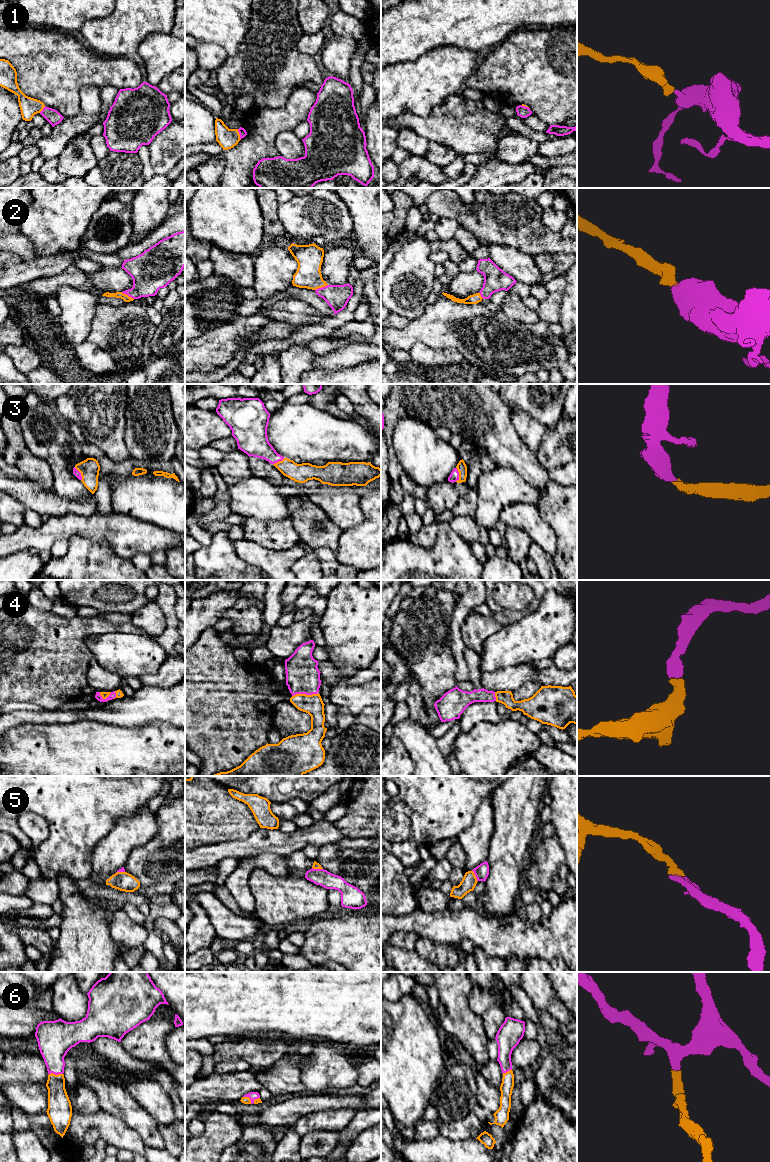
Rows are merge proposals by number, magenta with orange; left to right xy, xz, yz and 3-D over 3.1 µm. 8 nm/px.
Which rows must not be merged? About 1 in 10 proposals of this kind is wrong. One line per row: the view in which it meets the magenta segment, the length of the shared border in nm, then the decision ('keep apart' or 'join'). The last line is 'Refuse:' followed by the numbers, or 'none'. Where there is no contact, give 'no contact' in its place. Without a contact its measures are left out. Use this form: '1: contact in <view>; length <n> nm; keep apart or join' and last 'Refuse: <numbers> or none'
1: contact in xz; length 90 nm; join
2: contact in xz; length 120 nm; join
3: contact in yz; length 120 nm; join
4: contact in xz; length 220 nm; join
5: contact in yz; length 100 nm; join
6: contact in xy; length 110 nm; join
Refuse: none

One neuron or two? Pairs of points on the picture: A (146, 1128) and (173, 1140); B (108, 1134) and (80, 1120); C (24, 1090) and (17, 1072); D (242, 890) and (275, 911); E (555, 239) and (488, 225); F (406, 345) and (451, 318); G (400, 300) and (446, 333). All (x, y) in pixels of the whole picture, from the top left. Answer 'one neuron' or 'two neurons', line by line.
A: two neurons
B: one neuron
C: two neurons
D: two neurons
E: one neuron
F: one neuron
G: two neurons

